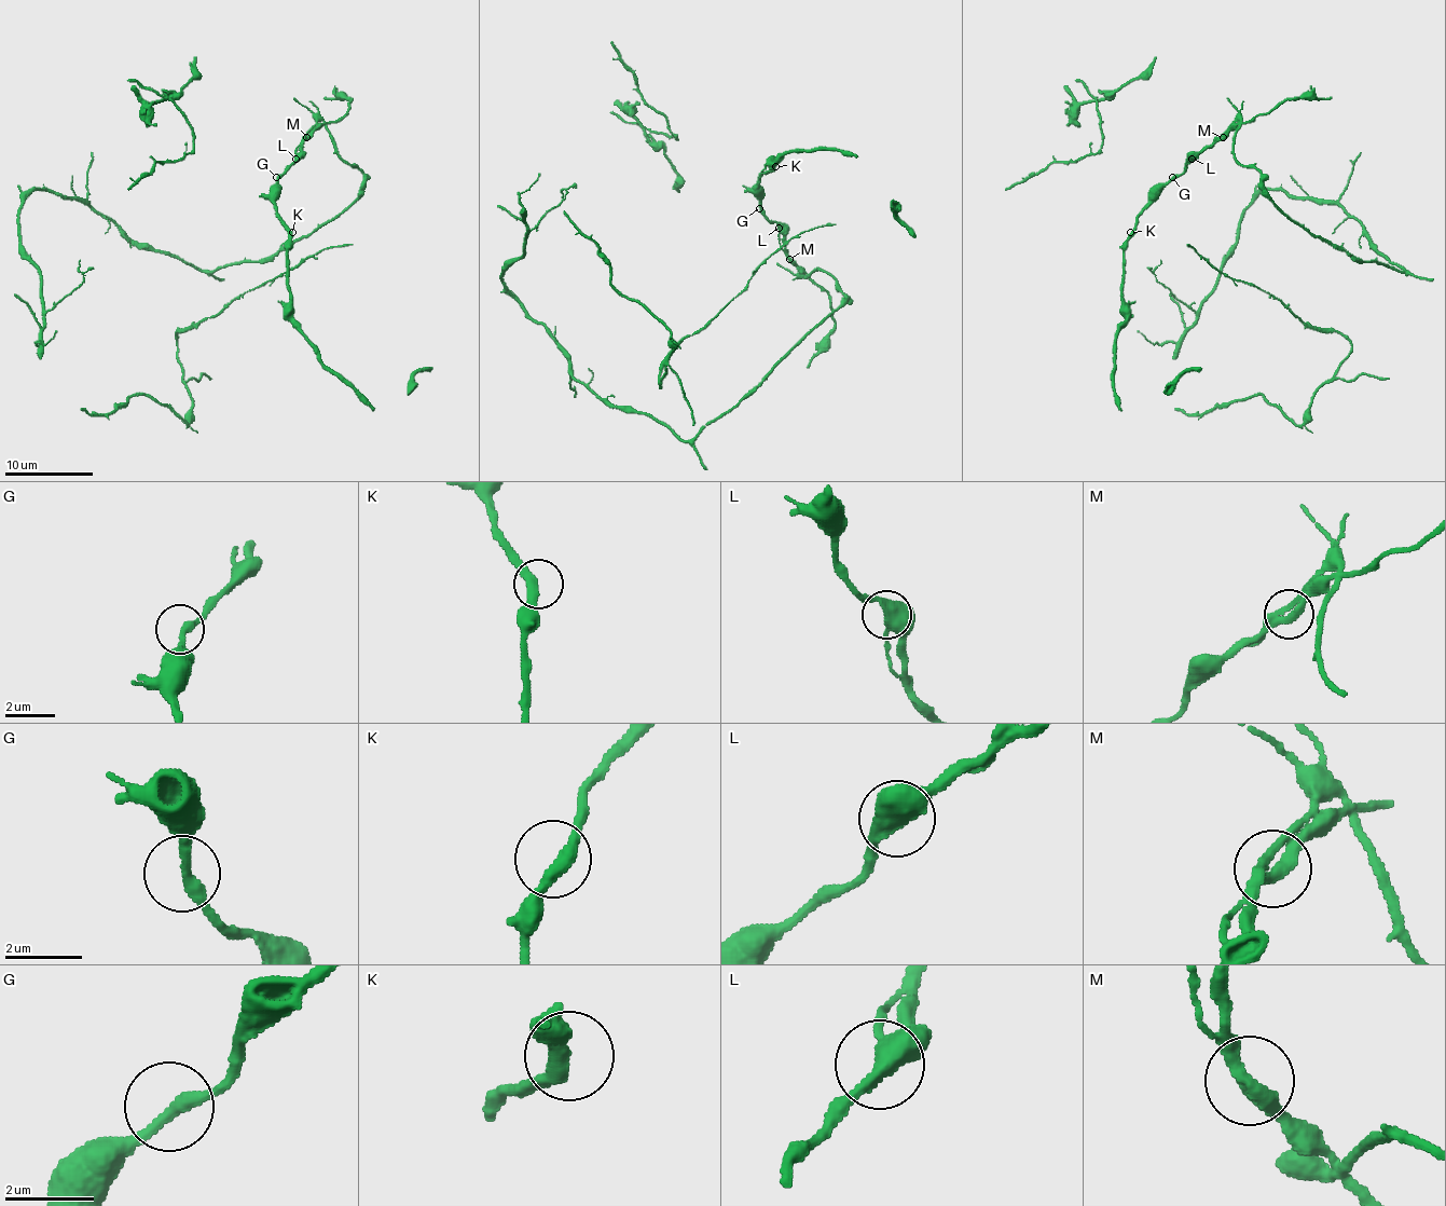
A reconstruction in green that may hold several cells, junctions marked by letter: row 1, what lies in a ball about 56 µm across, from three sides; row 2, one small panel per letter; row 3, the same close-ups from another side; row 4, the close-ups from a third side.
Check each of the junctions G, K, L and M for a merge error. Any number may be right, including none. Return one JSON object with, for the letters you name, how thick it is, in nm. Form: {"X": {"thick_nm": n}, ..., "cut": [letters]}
{"L": {"thick_nm": 400}, "M": {"thick_nm": 360}, "cut": ["L", "M"]}

